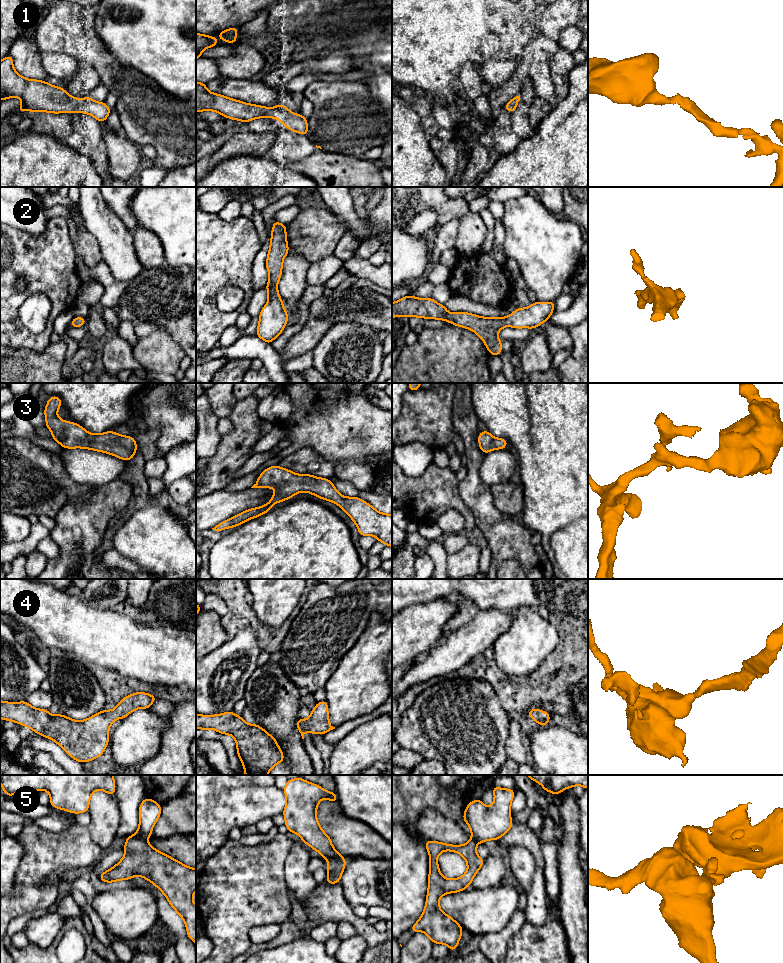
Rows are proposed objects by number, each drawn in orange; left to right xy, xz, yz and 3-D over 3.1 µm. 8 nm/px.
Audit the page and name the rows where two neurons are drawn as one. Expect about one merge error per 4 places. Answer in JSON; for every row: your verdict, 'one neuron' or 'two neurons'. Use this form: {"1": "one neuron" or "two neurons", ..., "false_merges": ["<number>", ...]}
{"1": "one neuron", "2": "one neuron", "3": "one neuron", "4": "one neuron", "5": "two neurons", "false_merges": ["5"]}

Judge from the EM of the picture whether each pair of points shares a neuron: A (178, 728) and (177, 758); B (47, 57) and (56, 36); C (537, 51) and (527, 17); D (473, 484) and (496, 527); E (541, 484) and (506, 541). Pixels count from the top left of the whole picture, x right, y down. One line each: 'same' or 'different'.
A: same
B: different
C: different
D: same
E: different

